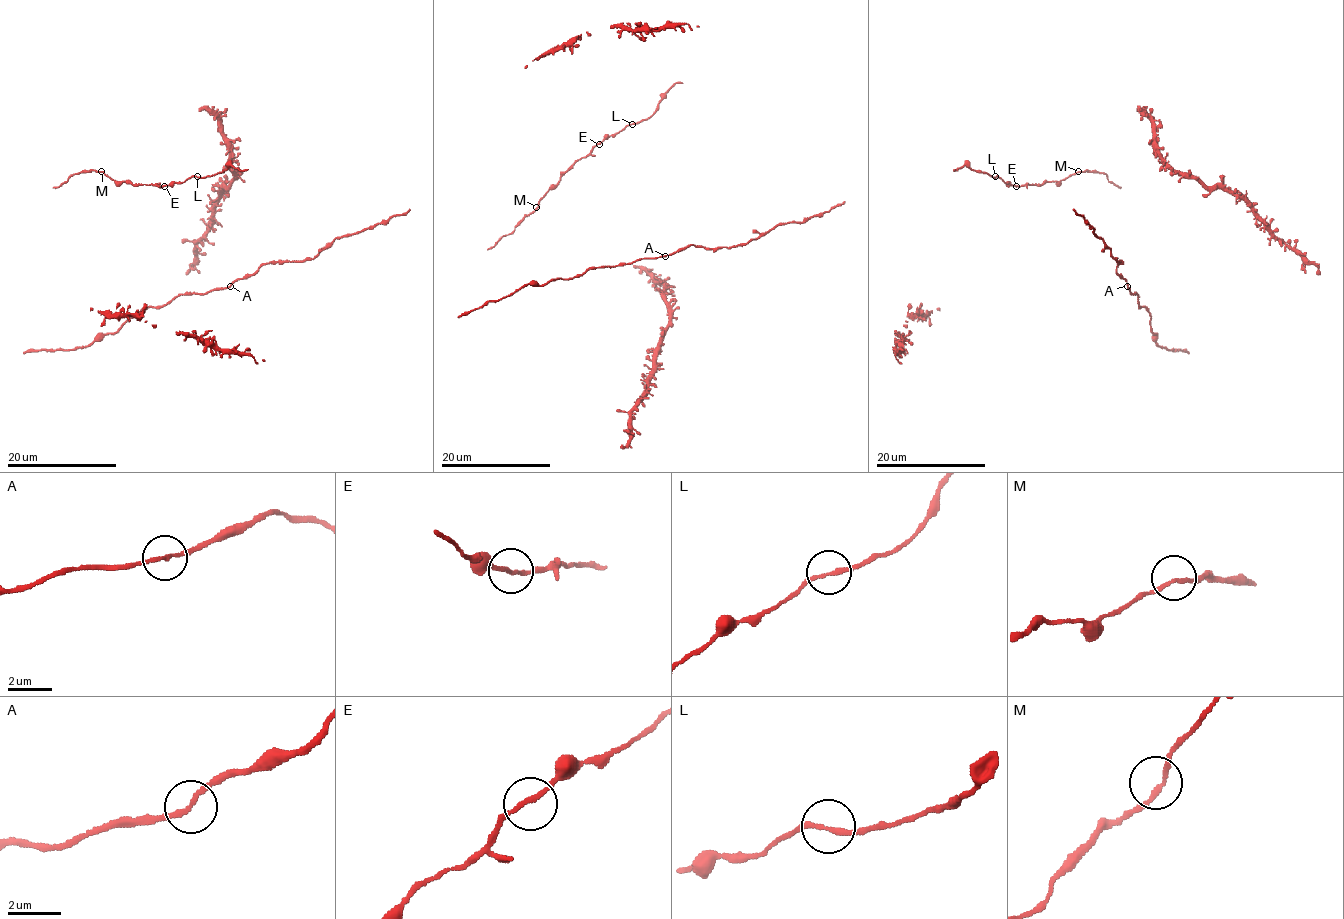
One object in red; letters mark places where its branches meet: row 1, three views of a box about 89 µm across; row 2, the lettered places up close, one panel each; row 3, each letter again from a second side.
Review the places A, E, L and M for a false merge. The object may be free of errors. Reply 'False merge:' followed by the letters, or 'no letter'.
False merge: no letter

